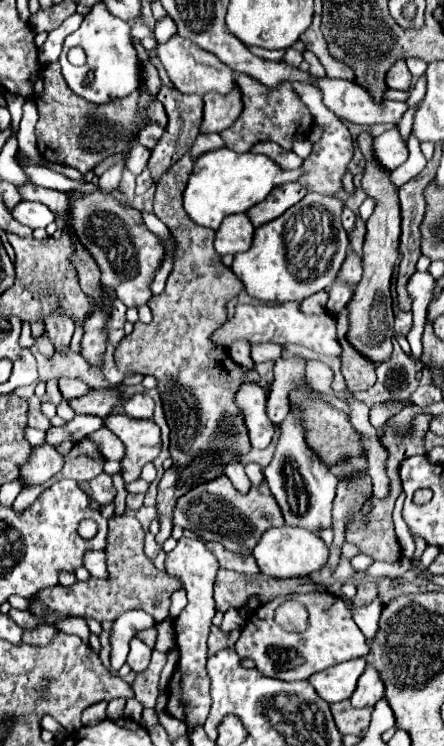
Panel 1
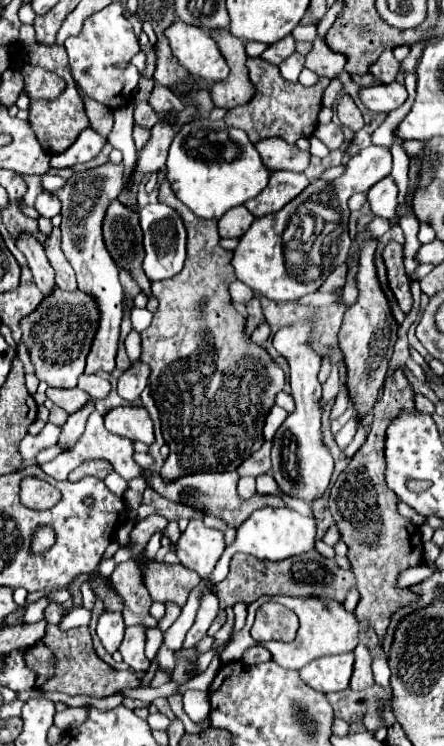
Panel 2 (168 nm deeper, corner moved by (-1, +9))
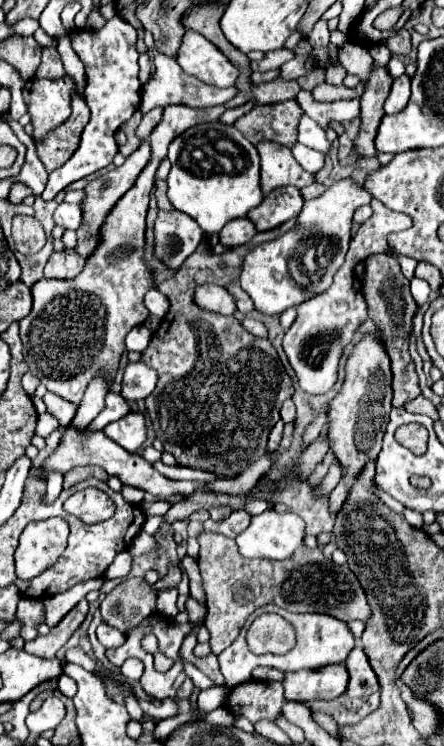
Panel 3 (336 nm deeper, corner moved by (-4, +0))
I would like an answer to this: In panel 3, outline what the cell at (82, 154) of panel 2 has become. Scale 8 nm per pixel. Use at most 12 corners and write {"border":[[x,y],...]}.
{"border":[[72,30],[92,116],[42,200],[112,164],[138,110],[136,30]]}

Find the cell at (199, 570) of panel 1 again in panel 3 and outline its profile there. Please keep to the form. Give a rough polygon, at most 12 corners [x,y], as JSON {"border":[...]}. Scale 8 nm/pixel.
{"border":[[234,510],[220,522],[206,520],[204,530],[236,538],[248,524],[250,514]]}

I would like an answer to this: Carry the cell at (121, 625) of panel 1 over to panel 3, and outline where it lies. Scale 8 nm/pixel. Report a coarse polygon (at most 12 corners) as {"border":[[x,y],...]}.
{"border":[[104,624],[96,628],[96,636],[106,648],[124,644],[124,634]]}

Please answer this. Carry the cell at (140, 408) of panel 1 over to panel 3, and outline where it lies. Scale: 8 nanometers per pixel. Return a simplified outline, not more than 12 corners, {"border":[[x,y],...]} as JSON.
{"border":[[144,362],[124,368],[120,394],[130,402],[152,394],[158,374]]}

